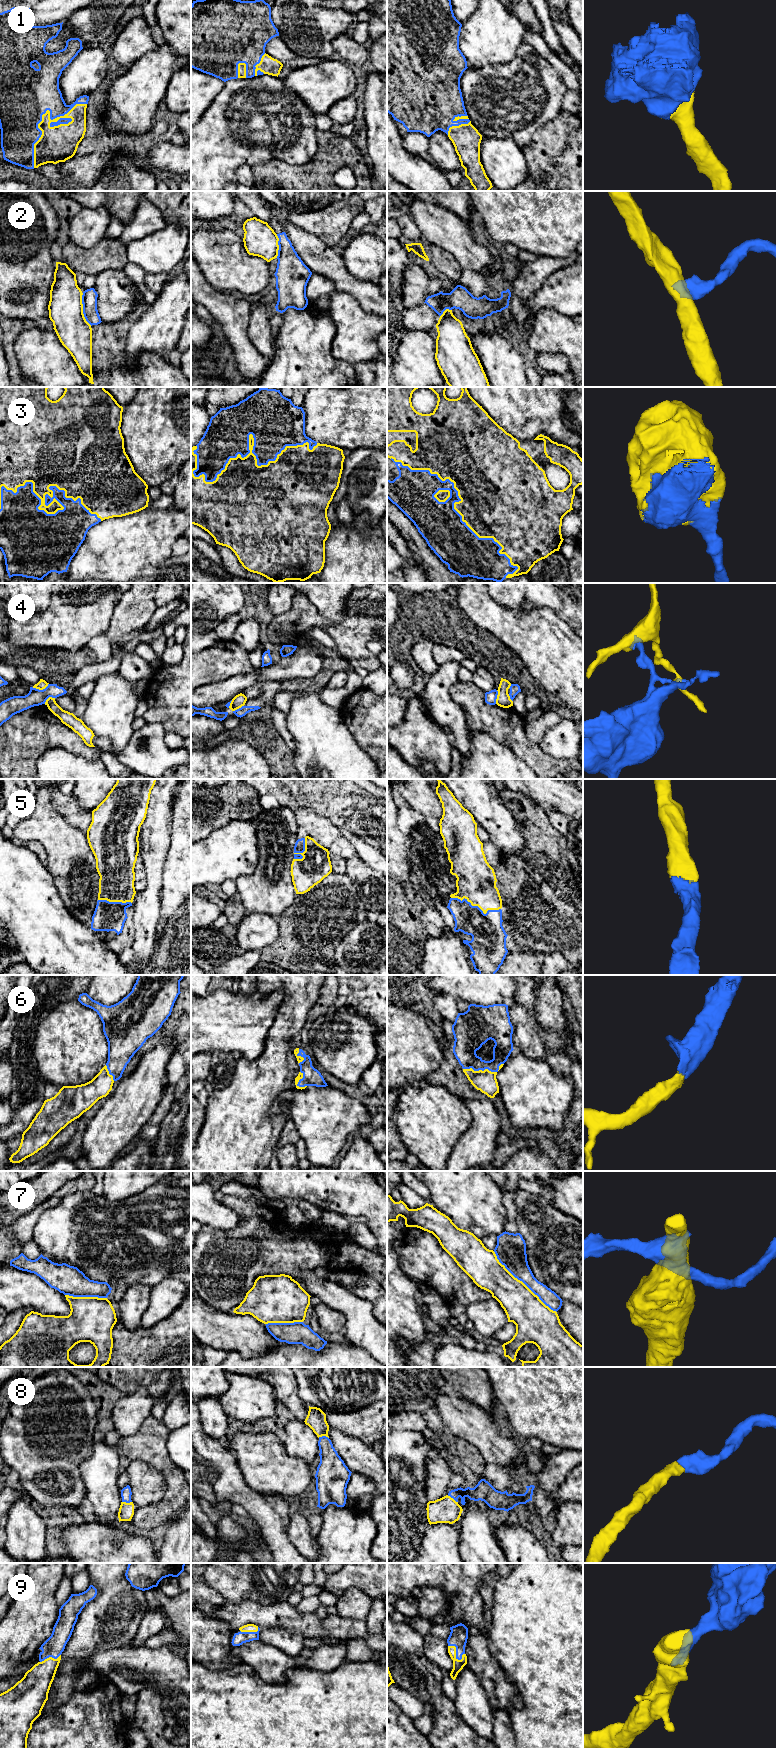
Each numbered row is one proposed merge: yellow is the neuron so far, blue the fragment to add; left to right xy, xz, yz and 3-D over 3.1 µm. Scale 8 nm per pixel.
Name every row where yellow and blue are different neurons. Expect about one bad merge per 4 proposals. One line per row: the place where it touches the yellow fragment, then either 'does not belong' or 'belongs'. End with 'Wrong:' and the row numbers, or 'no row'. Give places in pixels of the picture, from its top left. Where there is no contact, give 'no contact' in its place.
1: xy (42, 116) | belongs
2: xy (82, 309) | does not belong
3: xz (255, 456) | belongs
4: xy (40, 689) | does not belong
5: yz (476, 905) | belongs
6: yz (485, 1069) | belongs
7: yz (522, 1282) | does not belong
8: xz (323, 1435) | belongs
9: yz (455, 1651) | belongs
Wrong: 2, 4, 7

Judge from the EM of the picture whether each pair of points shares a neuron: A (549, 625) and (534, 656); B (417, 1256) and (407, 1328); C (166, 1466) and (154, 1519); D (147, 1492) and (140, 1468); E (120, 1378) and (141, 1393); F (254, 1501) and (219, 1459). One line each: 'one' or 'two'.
A: one
B: two
C: one
D: one
E: two
F: one

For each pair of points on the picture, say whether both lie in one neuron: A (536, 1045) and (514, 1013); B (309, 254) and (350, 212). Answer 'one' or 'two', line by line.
A: one
B: two

